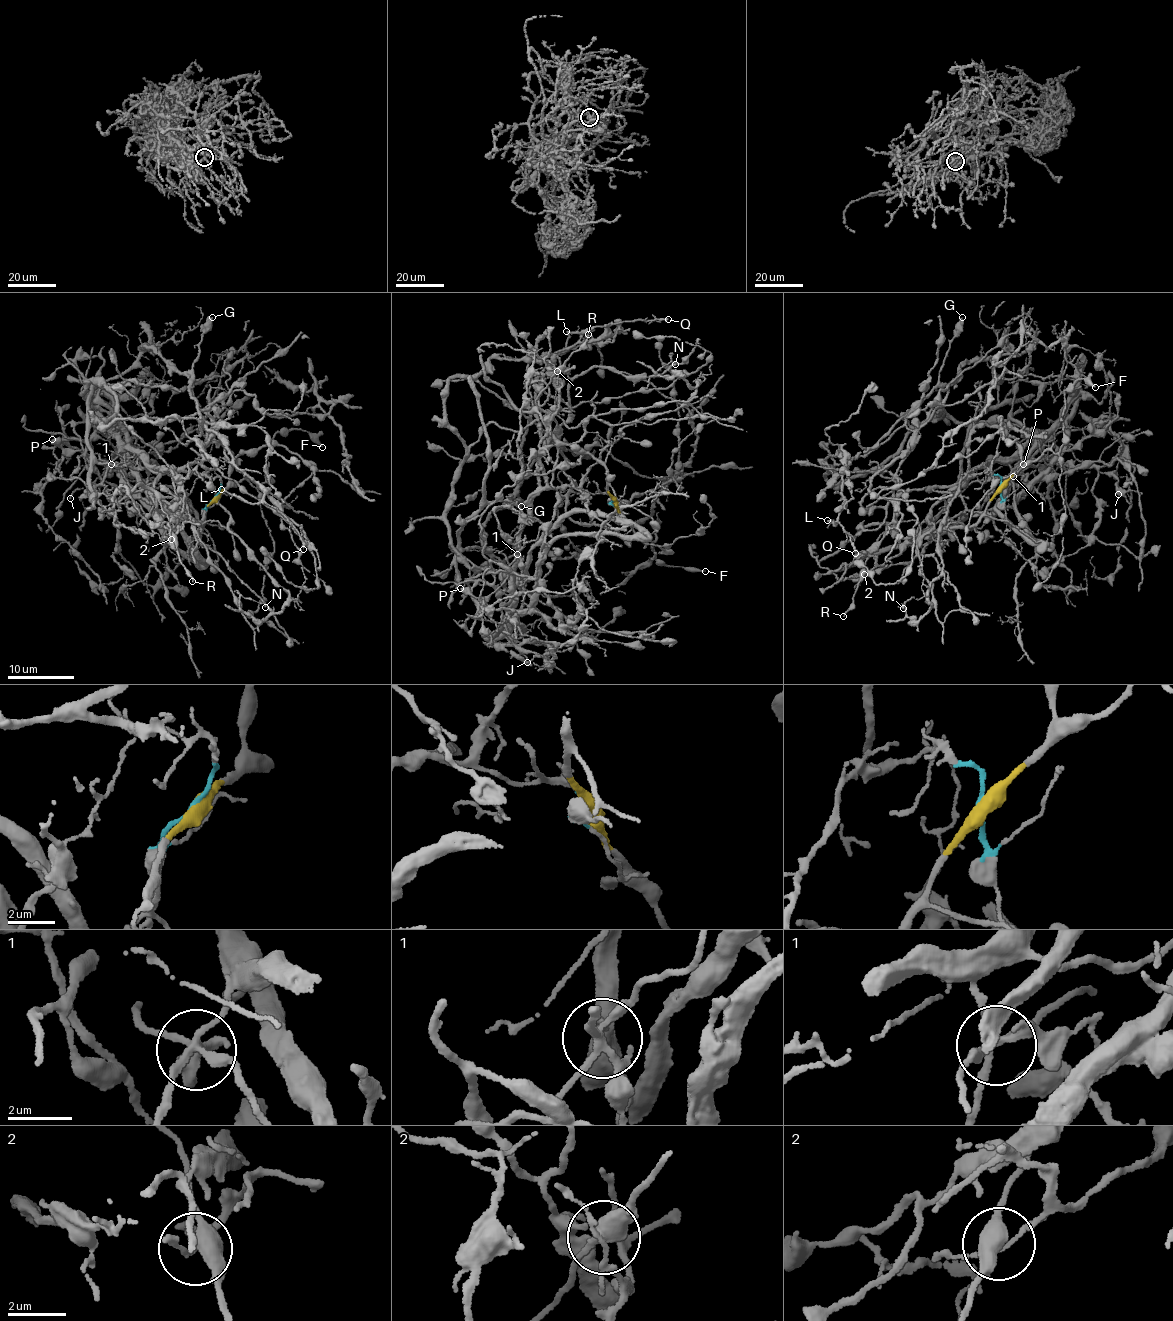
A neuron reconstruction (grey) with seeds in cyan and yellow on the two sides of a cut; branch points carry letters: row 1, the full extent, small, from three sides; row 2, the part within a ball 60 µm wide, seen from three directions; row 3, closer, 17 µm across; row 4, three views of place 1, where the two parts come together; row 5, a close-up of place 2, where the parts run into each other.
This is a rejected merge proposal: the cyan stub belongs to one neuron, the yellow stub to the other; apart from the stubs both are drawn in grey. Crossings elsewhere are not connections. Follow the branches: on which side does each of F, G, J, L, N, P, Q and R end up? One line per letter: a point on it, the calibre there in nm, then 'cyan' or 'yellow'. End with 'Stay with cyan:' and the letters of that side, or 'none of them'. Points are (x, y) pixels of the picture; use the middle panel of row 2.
F: at (705, 571); 200 nm thick; yellow
G: at (521, 506); 180 nm thick; cyan
J: at (527, 662); 190 nm thick; cyan
L: at (566, 331); 190 nm thick; cyan
N: at (675, 364); 150 nm thick; cyan
P: at (460, 588); 550 nm thick; yellow
Q: at (668, 319); 240 nm thick; cyan
R: at (588, 334); 150 nm thick; yellow
Stay with cyan: G, J, L, N, Q

